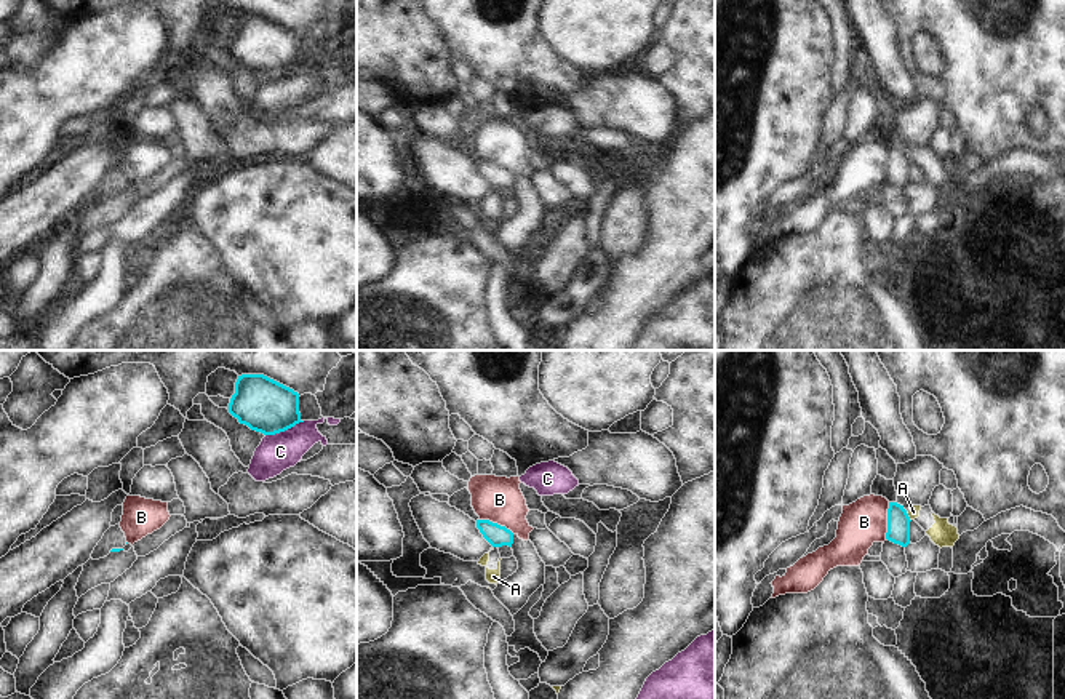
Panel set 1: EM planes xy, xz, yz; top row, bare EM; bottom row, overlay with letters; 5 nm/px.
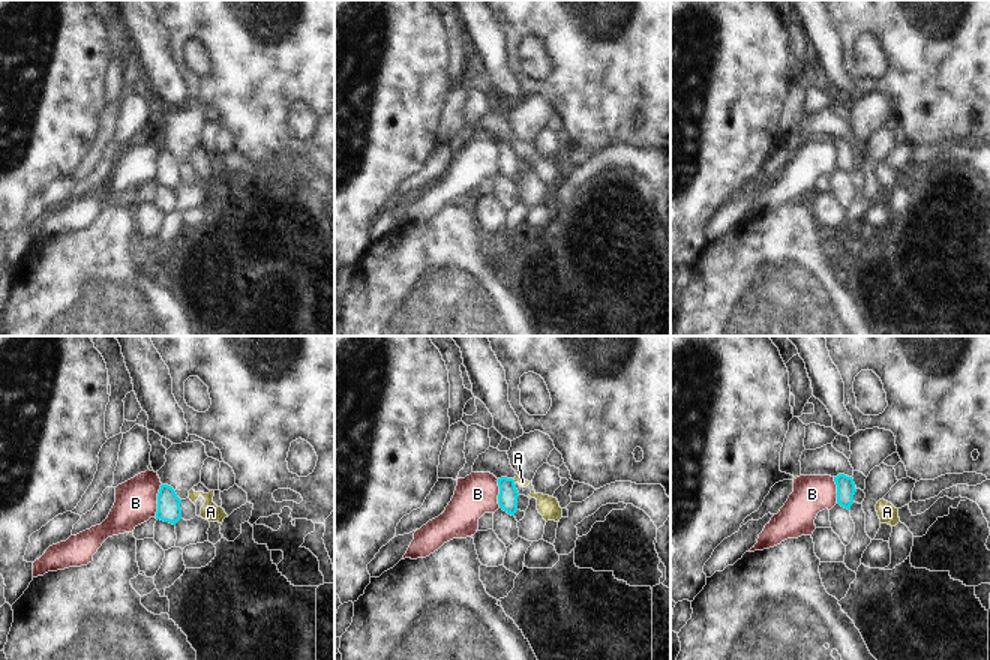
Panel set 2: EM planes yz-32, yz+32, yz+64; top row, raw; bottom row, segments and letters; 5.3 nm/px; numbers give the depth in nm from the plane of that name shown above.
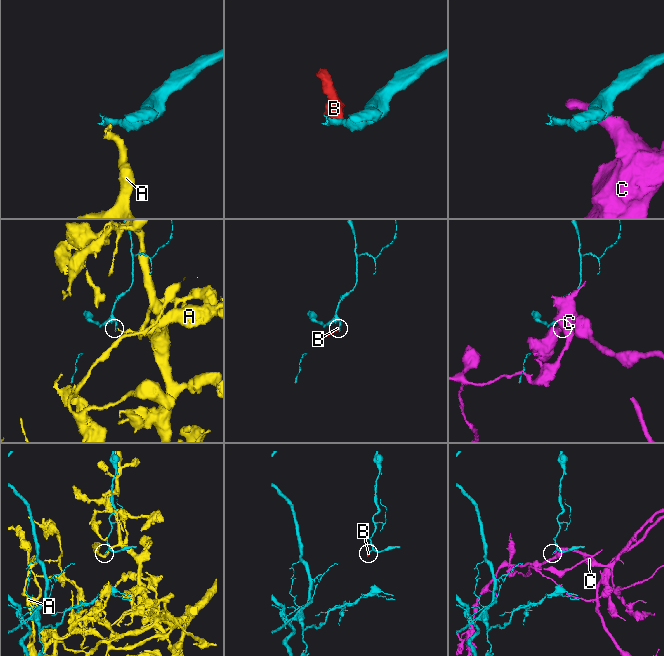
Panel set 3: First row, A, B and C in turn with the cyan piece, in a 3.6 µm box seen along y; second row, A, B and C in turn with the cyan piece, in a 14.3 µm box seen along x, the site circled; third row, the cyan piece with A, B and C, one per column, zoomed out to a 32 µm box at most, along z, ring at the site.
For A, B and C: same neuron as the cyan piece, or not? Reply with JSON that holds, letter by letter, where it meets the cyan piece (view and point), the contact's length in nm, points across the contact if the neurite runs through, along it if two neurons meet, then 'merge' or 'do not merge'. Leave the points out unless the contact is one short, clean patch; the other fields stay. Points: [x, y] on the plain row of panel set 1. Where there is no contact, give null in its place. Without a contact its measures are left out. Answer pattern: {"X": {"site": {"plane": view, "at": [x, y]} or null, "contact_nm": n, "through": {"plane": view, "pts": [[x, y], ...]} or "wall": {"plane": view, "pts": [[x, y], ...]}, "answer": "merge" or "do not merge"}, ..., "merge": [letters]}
{"A": {"site": {"plane": "yz", "at": [909, 159]}, "contact_nm": 50, "answer": "do not merge"}, "B": {"site": {"plane": "yz", "at": [888, 163]}, "contact_nm": 190, "wall": {"plane": "yz", "pts": [[889, 144], [886, 181]]}, "answer": "do not merge"}, "C": {"site": {"plane": "xy", "at": [285, 71]}, "contact_nm": 220, "wall": {"plane": "xy", "pts": [[304, 63], [266, 77]]}, "answer": "do not merge"}, "merge": []}

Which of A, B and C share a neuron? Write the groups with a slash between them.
A / B / C

